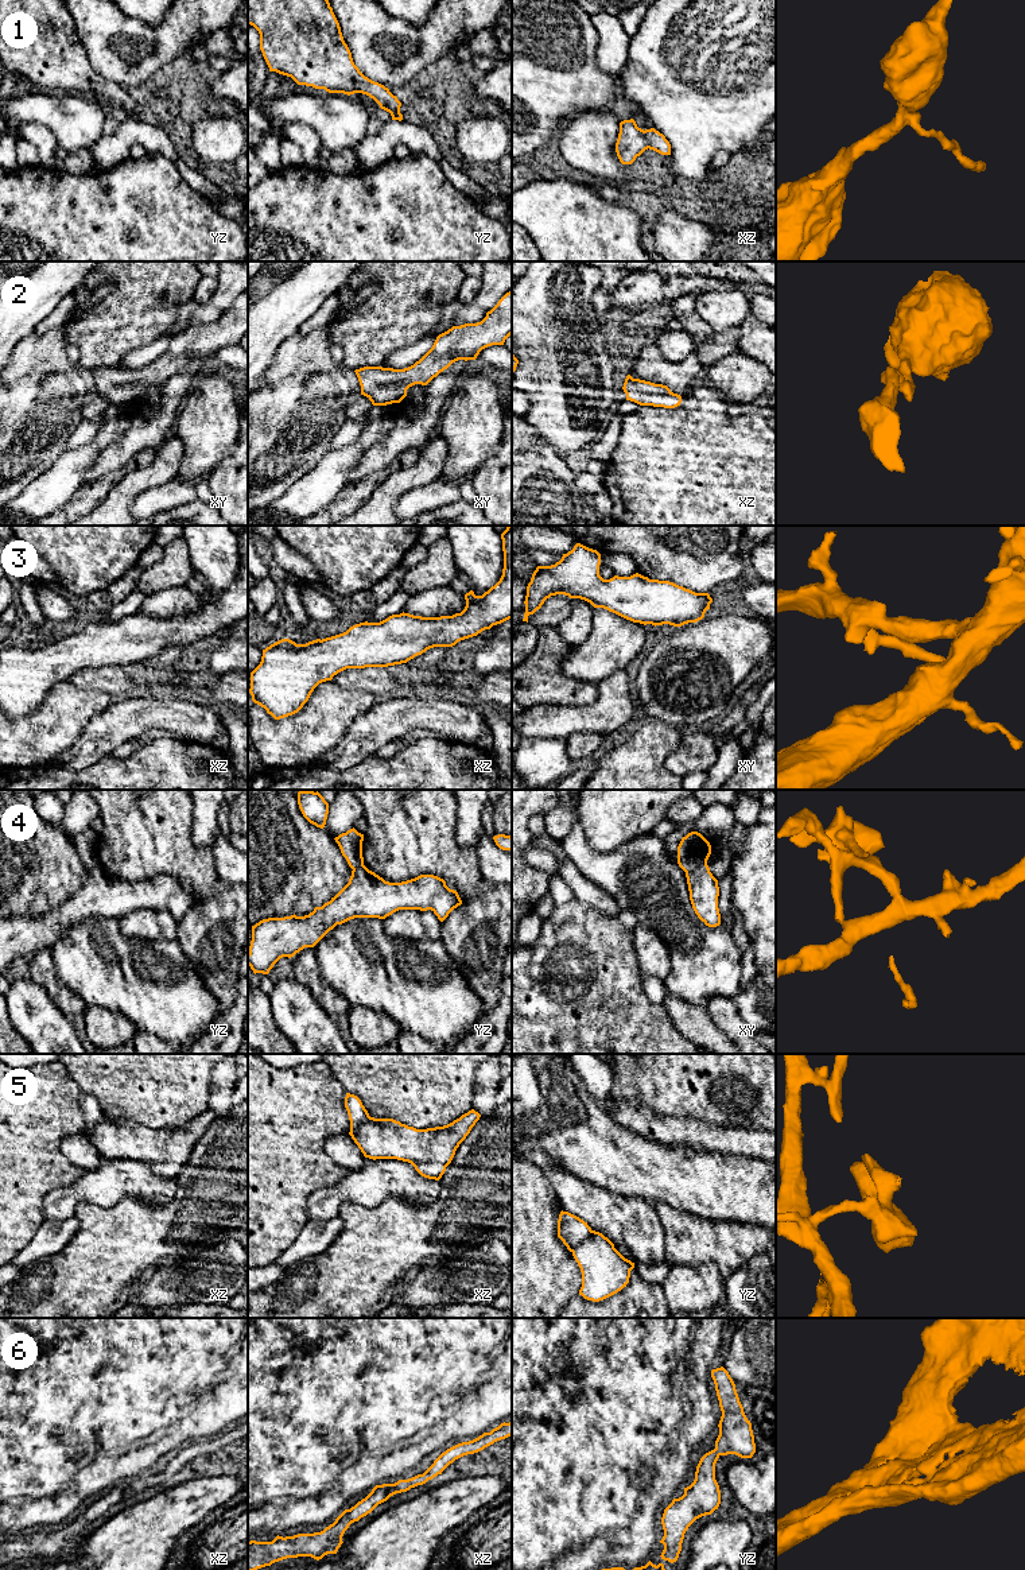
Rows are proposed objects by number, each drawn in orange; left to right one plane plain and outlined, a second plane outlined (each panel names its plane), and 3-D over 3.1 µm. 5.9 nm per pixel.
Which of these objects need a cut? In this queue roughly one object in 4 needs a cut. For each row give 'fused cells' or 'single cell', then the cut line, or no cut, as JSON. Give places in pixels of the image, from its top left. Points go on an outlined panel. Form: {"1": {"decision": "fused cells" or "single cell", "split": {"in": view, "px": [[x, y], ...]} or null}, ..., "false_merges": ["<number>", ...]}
{"1": {"decision": "fused cells", "split": {"in": "yz", "px": [[380, 104], [399, 112]]}}, "2": {"decision": "single cell", "split": null}, "3": {"decision": "single cell", "split": null}, "4": {"decision": "single cell", "split": null}, "5": {"decision": "fused cells", "split": {"in": "yz", "px": [[591, 1231], [573, 1252]]}}, "6": {"decision": "single cell", "split": null}, "false_merges": ["1", "5"]}

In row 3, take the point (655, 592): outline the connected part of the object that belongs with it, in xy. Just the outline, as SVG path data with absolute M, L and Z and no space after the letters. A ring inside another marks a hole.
M576 543L571 551L563 554L562 559L551 566L537 566L527 586L525 613L523 621L528 623L528 616L541 608L551 596L564 594L570 598L581 598L594 608L603 608L626 620L640 624L682 627L696 623L704 617L713 598L708 593L695 593L669 581L649 579L638 573L630 577L614 575L603 579L599 575L601 554Z

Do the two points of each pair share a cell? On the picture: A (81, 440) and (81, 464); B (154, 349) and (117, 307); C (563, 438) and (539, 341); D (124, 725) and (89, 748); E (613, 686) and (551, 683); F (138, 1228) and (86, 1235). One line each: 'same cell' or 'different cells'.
A: different cells
B: different cells
C: same cell
D: same cell
E: different cells
F: same cell

